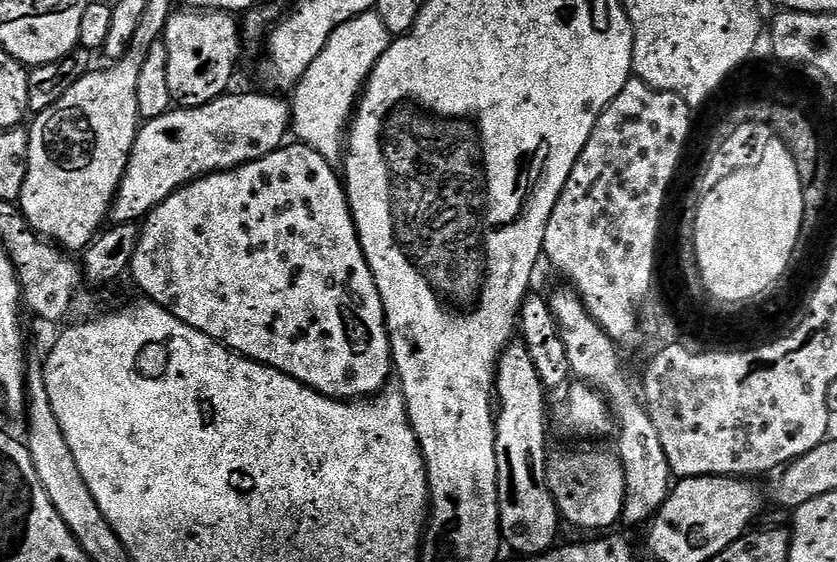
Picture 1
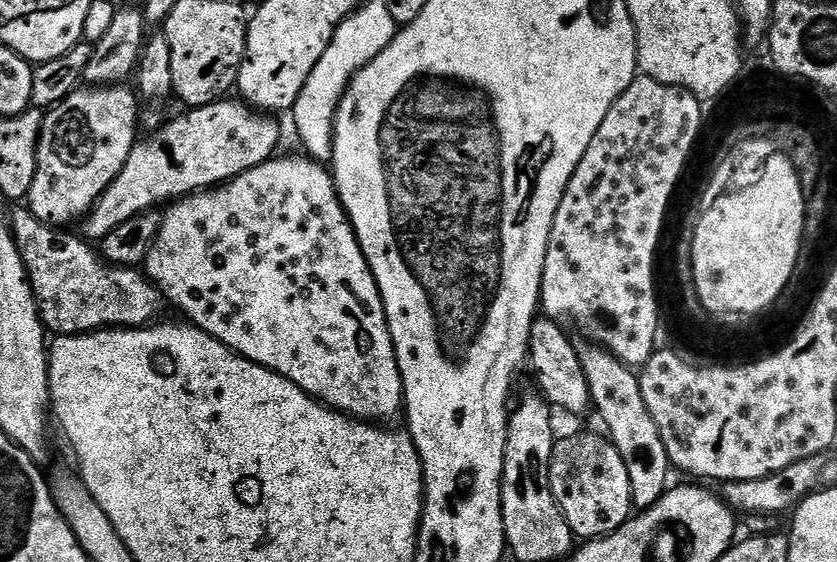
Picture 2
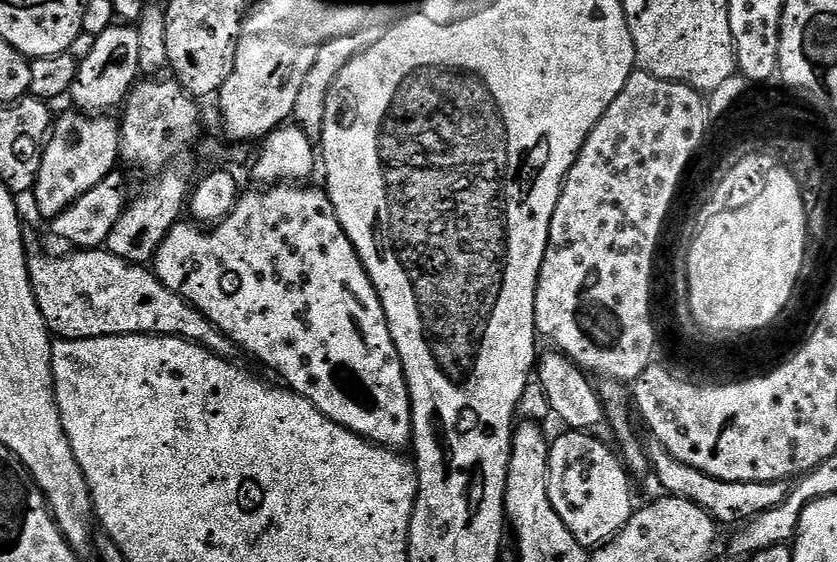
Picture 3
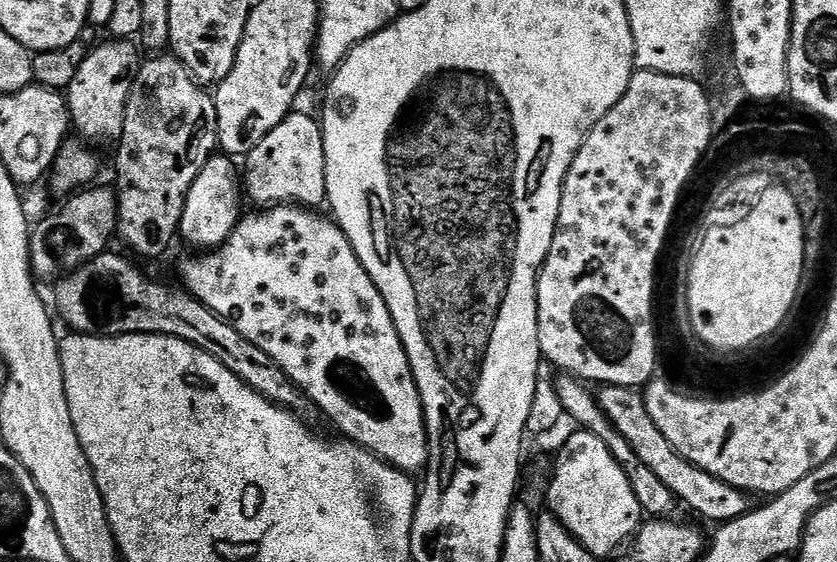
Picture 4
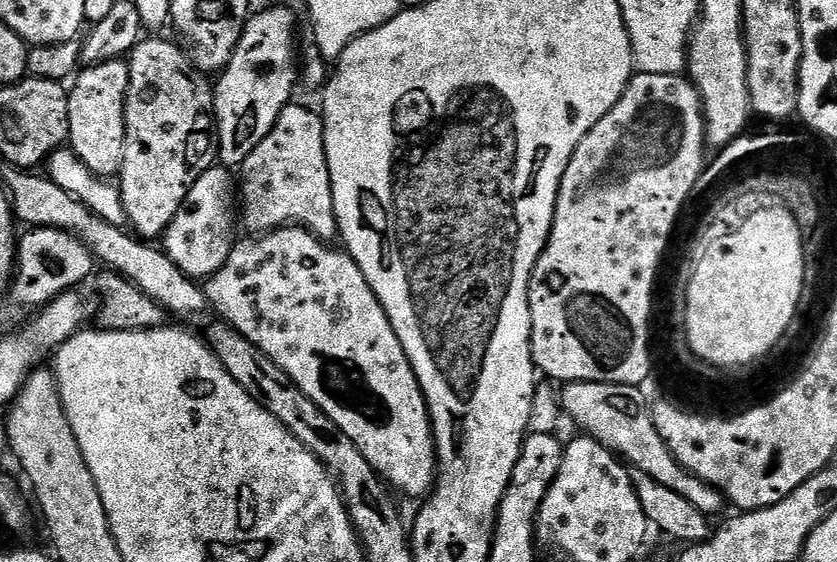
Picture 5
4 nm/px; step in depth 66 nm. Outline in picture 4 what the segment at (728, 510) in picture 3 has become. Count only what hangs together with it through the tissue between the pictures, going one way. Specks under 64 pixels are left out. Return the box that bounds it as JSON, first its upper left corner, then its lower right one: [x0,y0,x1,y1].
[598,384,749,526]

